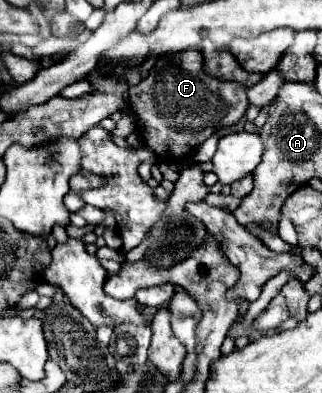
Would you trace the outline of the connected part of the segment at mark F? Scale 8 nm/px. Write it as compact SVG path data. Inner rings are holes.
M184 50L158 58L148 76L130 90L130 96L132 110L138 116L138 130L146 134L144 144L156 156L180 158L192 154L216 130L236 124L250 106L246 92L248 88L240 82L210 76L204 70L202 52Z

